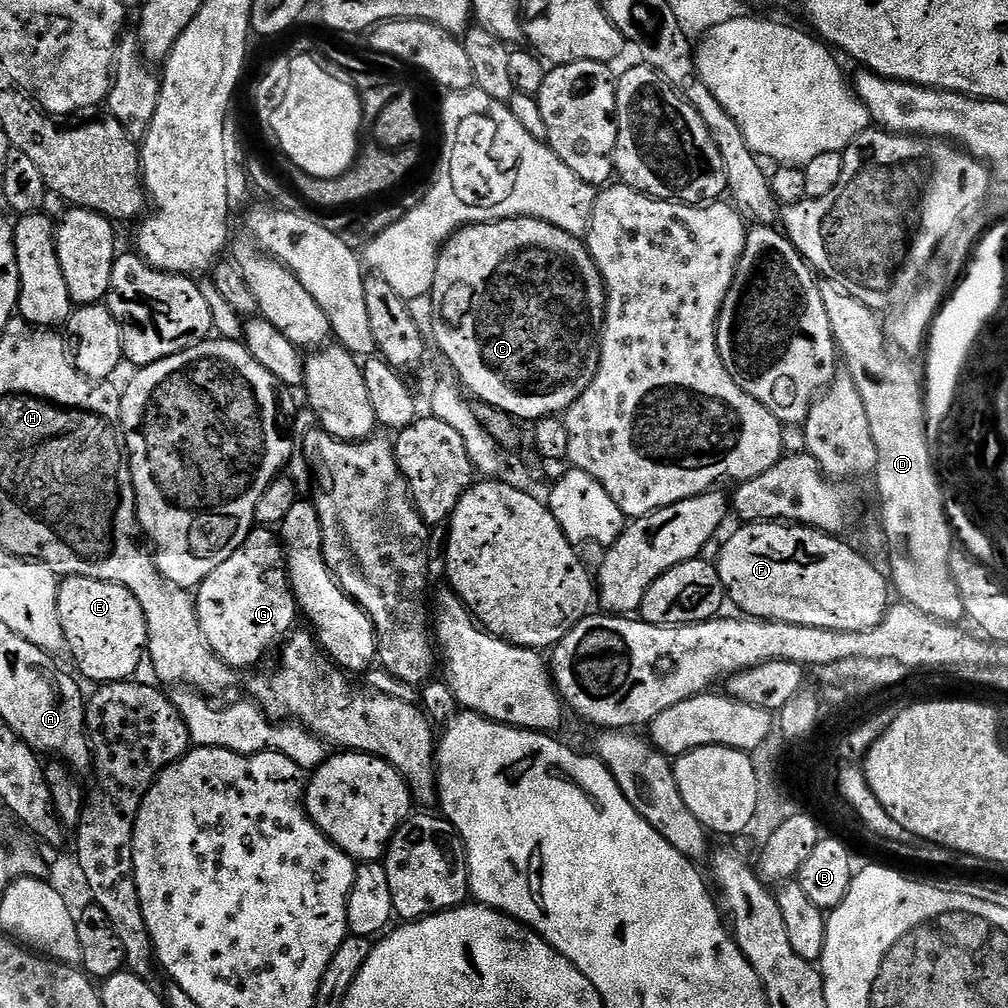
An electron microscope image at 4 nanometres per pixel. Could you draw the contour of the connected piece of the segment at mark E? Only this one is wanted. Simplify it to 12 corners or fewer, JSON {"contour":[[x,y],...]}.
{"contour":[[63,577],[58,622],[96,686],[131,681],[148,623],[126,586]]}

